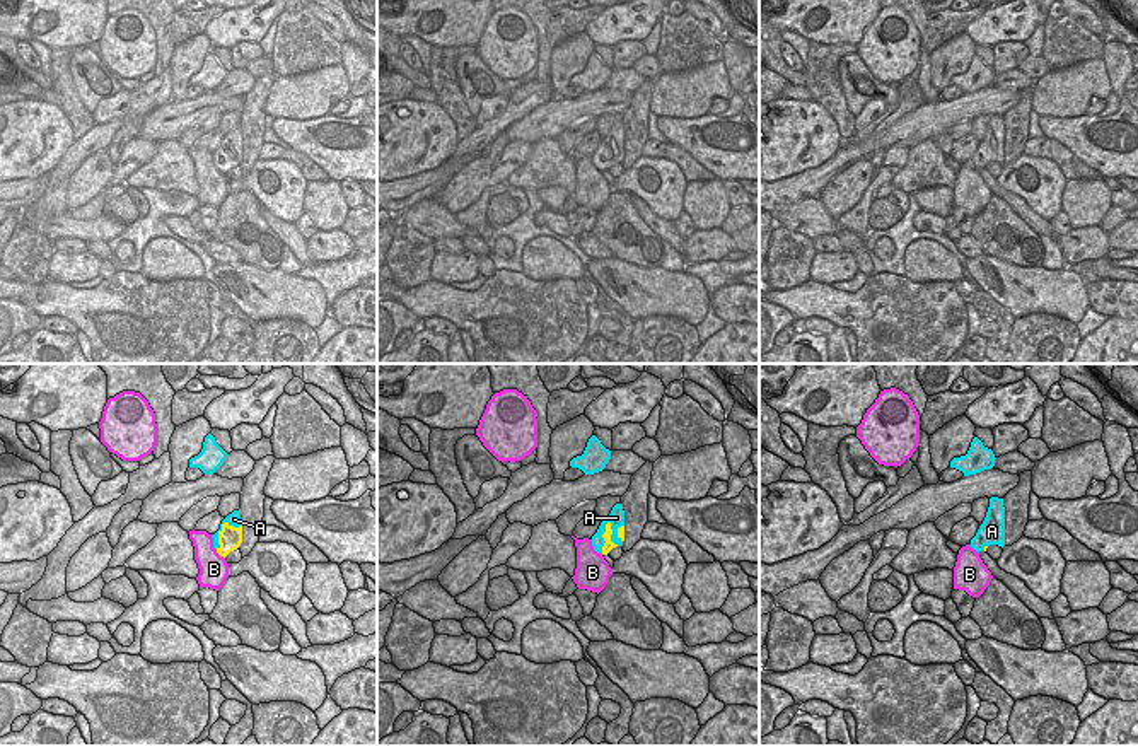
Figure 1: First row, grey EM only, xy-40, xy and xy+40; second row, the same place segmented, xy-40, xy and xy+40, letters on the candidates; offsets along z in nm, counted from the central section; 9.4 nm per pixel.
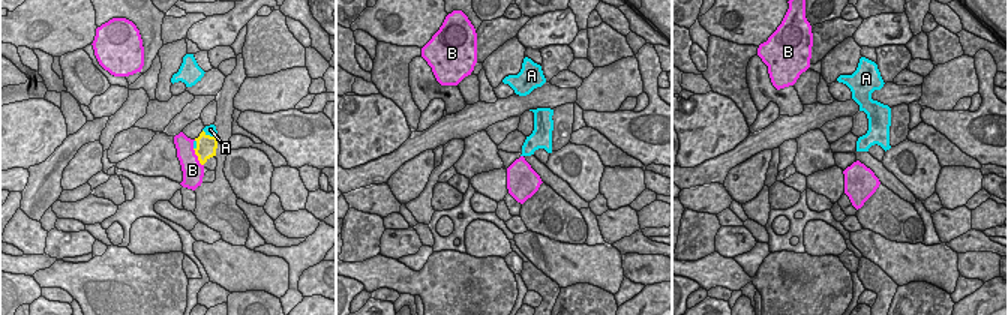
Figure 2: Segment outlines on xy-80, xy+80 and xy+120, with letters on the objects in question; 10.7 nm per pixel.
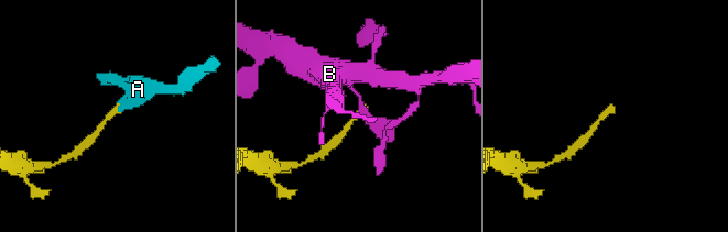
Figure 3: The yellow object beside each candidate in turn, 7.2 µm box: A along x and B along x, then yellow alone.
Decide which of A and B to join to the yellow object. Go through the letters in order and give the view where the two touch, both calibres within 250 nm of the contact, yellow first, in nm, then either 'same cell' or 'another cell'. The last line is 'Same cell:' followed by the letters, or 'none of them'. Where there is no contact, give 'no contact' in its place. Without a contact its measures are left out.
A: meets yellow in xy; 90 nm thick on the yellow side, 160 nm on the other; same cell
B: meets yellow in xy-40; 220 nm thick on the yellow side, 280 nm on the other; another cell
Same cell: A

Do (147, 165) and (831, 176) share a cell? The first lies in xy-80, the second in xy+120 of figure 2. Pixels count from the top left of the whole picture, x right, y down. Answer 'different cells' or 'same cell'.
different cells

